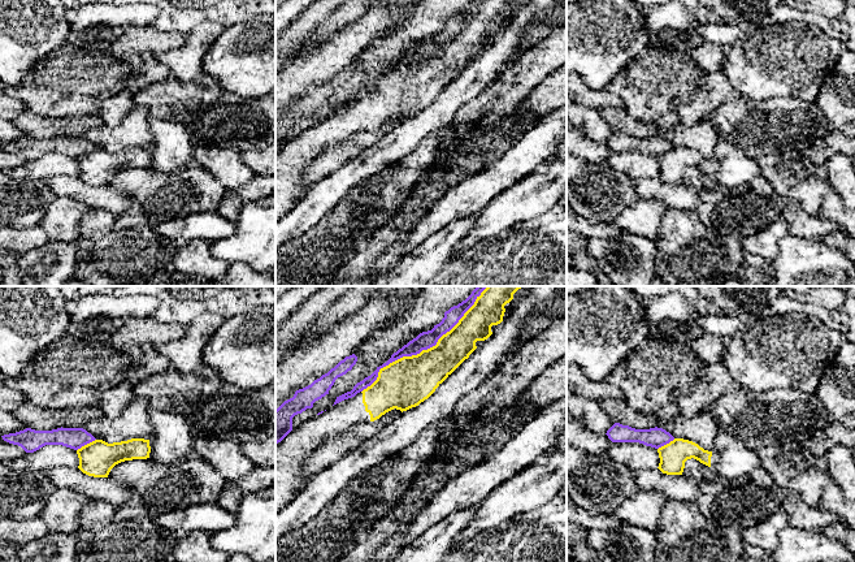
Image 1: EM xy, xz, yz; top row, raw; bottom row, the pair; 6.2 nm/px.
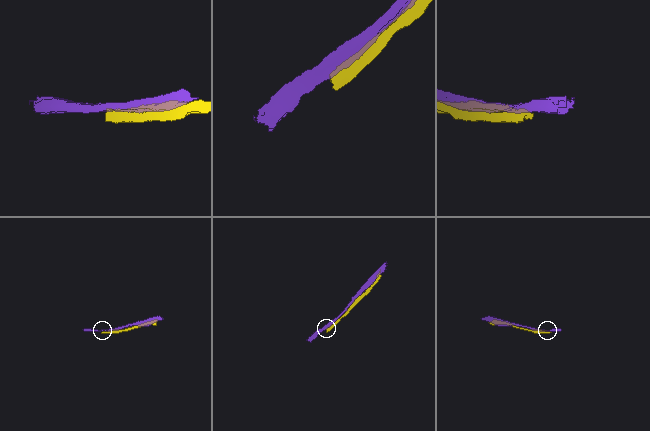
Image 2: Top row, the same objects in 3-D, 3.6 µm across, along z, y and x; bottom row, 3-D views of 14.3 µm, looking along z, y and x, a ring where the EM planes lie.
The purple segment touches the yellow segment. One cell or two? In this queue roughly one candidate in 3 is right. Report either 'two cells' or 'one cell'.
two cells

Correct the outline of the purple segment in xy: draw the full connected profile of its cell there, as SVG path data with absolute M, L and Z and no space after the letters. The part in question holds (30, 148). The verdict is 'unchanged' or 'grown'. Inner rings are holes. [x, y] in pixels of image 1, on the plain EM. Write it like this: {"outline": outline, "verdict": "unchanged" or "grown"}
{"outline": "M57 137L52 139L23 139L1 144L4 150L21 155L26 161L34 161L45 154L62 154L74 159L96 147L83 137Z", "verdict": "unchanged"}

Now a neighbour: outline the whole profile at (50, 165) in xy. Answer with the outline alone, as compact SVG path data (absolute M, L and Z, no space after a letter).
M45 154L34 161L26 161L18 169L9 172L14 178L32 178L48 181L58 176L77 176L79 167L77 159L62 154Z

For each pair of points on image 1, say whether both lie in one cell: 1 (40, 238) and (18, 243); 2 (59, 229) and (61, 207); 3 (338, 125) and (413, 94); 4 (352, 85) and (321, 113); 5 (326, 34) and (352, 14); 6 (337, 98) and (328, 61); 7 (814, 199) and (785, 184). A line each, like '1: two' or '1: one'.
1: one
2: one
3: one
4: one
5: one
6: two
7: one

